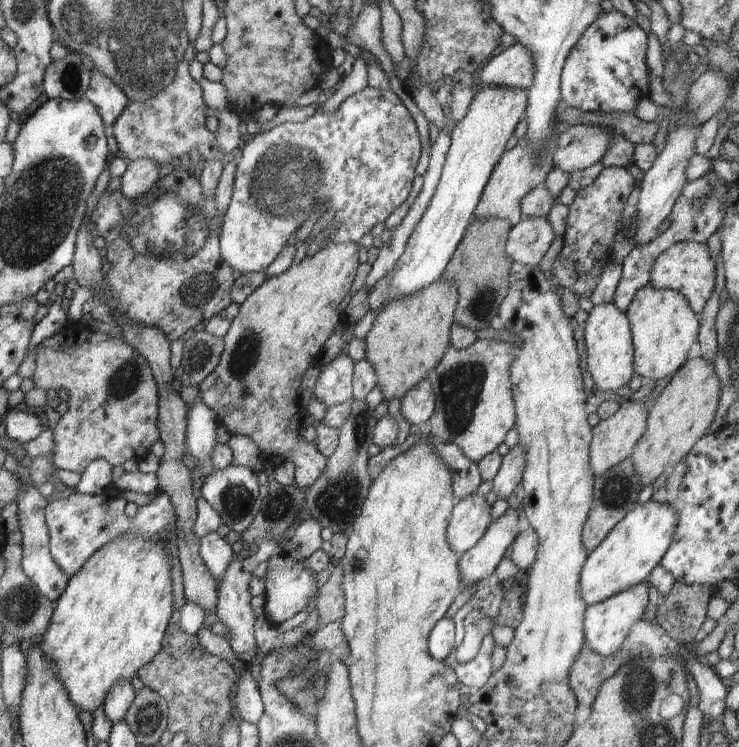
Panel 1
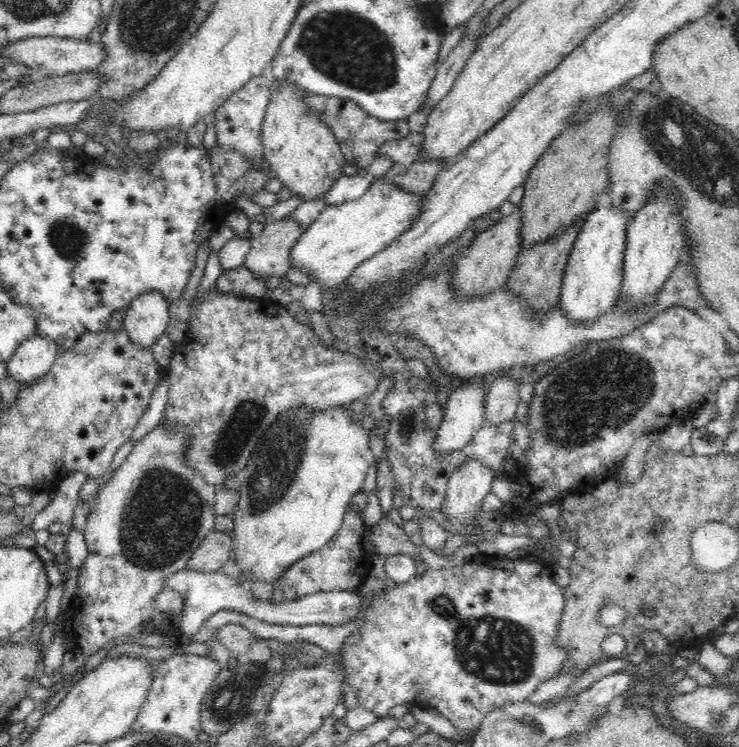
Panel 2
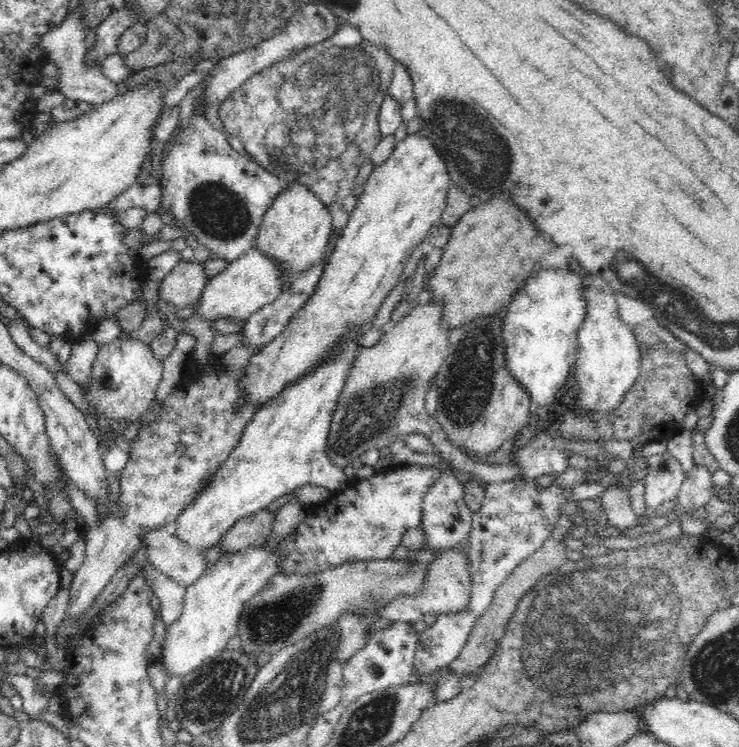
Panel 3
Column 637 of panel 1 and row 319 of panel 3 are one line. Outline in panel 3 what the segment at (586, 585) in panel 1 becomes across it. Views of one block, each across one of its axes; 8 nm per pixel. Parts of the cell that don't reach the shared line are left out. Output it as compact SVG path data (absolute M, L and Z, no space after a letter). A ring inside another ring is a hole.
M576 265L541 269L525 279L513 295L503 320L502 343L508 371L526 387L532 397L533 408L548 406L556 400L558 390L564 388L570 368L578 352L578 331L587 318L587 303L581 269Z

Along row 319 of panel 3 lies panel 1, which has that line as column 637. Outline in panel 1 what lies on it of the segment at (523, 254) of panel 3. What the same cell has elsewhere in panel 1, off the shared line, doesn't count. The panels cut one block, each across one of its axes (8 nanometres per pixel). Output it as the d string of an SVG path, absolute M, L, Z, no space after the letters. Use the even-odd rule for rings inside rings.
M701 357L687 360L680 368L680 372L672 376L671 382L660 394L654 408L647 415L646 433L642 436L639 444L636 444L631 457L634 471L643 488L652 485L666 470L670 473L671 471L668 468L676 467L677 464L684 461L684 458L686 459L688 452L692 451L698 440L708 433L717 413L720 395L721 384L715 373L714 365L705 362Z

